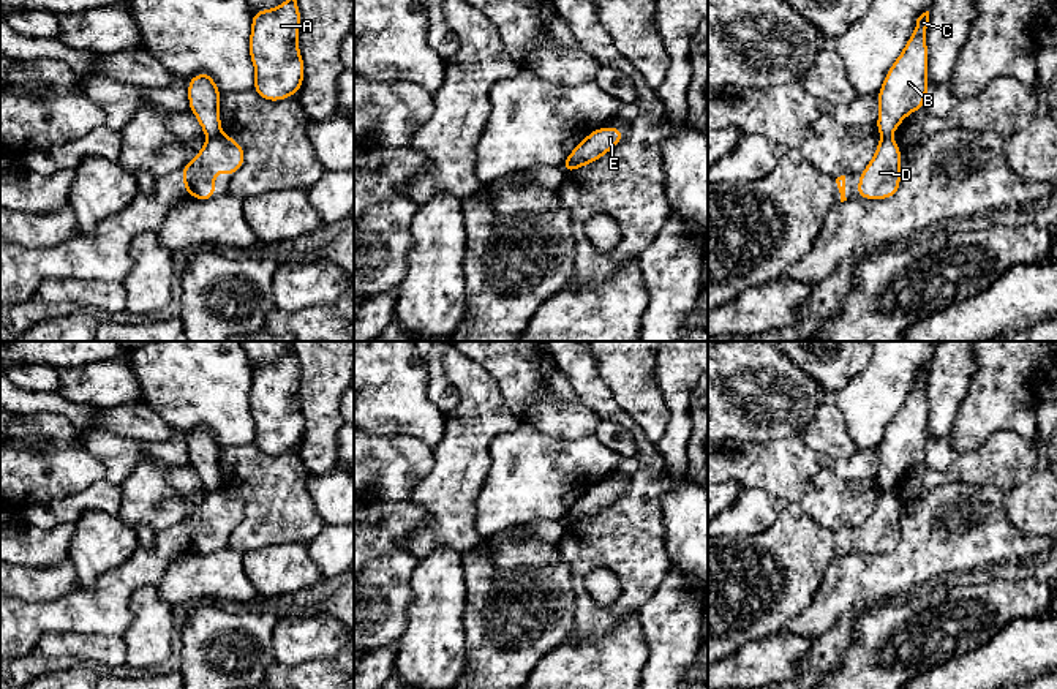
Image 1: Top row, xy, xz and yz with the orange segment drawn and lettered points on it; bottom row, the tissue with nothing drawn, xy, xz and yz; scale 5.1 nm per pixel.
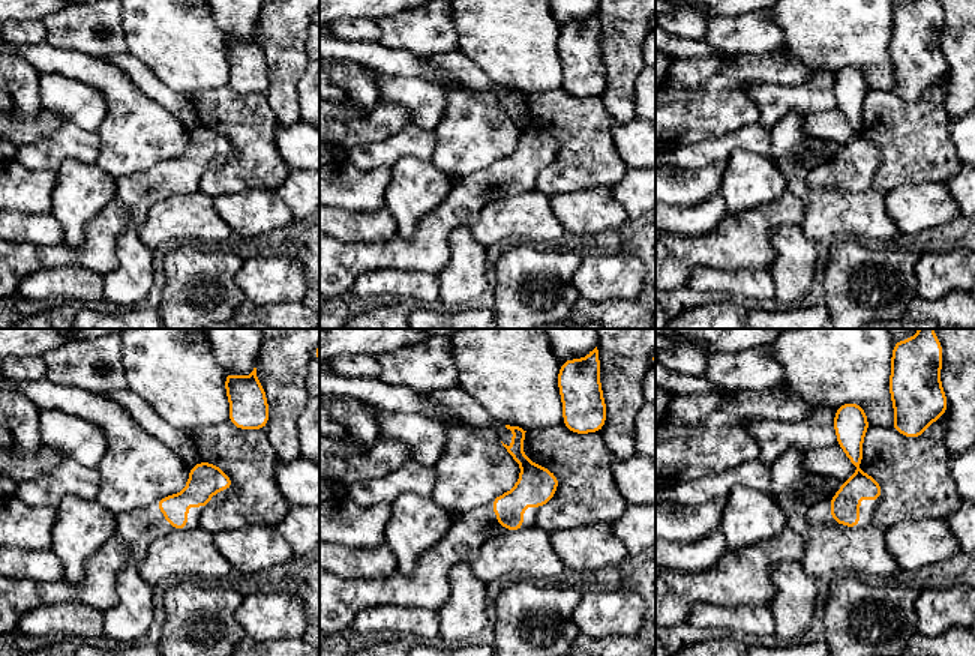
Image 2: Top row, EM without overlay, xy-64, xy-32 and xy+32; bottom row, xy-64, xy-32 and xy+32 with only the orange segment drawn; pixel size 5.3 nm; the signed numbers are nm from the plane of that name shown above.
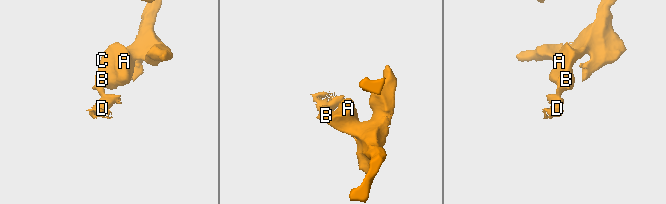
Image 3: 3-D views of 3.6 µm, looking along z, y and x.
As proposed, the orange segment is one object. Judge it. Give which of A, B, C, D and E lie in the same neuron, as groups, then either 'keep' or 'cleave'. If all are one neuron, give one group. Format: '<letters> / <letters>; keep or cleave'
A B C / D E; cleave

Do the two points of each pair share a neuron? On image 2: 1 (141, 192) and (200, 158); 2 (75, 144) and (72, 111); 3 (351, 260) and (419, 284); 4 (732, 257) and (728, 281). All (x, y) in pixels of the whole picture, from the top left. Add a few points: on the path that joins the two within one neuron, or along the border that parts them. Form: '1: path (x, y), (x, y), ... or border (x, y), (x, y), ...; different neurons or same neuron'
1: path (156, 183), (185, 171); same neuron
2: border (66, 120), (96, 131); different neurons
3: border (416, 270), (371, 269), (363, 272), (350, 290); different neurons
4: border (695, 269), (767, 269); different neurons

